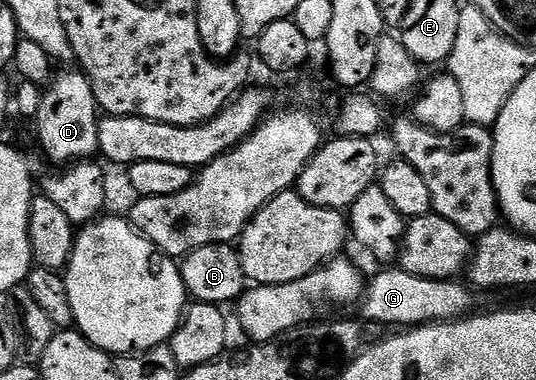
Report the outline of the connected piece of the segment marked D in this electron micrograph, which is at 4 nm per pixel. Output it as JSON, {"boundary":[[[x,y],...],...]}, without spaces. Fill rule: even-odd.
{"boundary":[[[62,69],[51,78],[43,90],[40,109],[36,116],[38,123],[38,143],[42,151],[58,165],[73,165],[90,161],[99,154],[98,124],[100,108],[92,93],[92,85],[81,70]]]}

